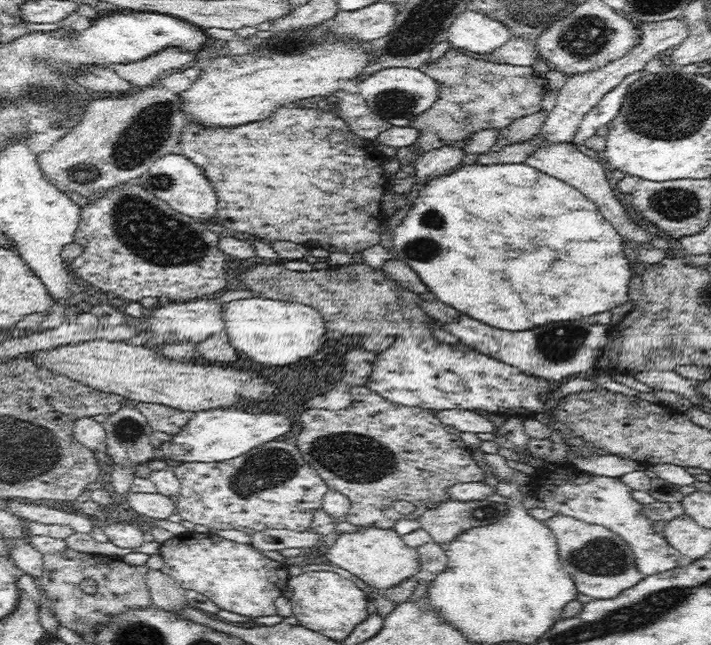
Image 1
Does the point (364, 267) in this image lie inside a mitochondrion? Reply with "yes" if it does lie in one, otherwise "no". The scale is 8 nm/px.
no

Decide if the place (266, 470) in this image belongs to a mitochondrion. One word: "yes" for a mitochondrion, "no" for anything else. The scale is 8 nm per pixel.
yes

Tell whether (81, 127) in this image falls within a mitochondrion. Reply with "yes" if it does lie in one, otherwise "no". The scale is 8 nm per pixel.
no

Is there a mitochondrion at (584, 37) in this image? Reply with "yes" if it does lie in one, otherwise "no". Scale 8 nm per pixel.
yes

